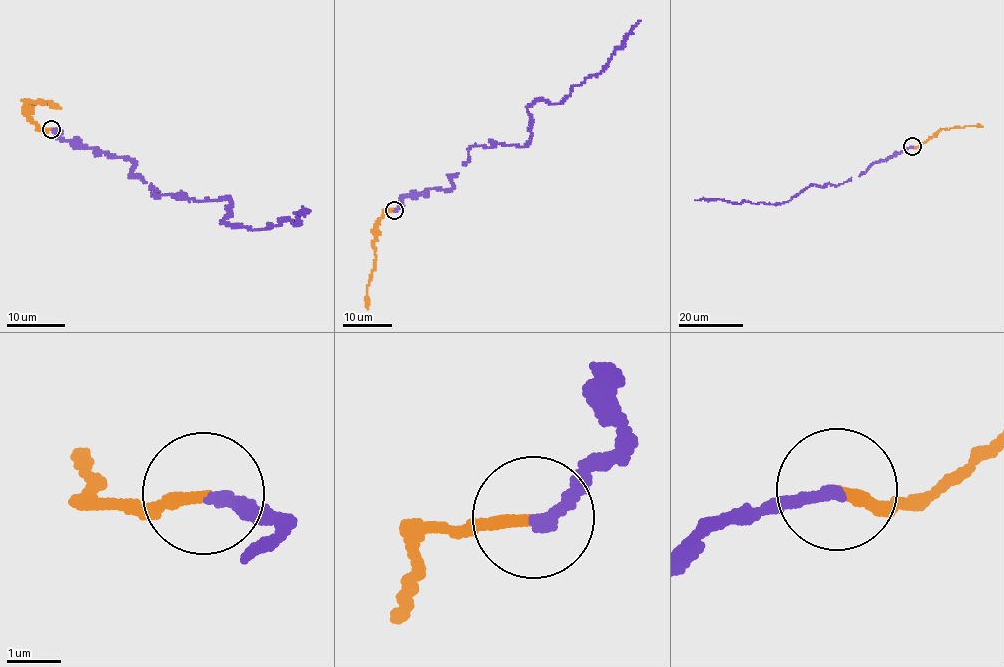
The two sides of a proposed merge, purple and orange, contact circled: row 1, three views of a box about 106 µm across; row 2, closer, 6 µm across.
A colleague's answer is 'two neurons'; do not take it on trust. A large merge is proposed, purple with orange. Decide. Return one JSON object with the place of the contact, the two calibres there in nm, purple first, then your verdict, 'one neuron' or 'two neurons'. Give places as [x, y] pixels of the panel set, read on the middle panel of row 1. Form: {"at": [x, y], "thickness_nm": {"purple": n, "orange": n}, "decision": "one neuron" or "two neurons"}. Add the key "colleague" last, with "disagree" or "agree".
{"at": [394, 210], "thickness_nm": {"purple": 220, "orange": 220}, "decision": "one neuron", "colleague": "disagree"}

